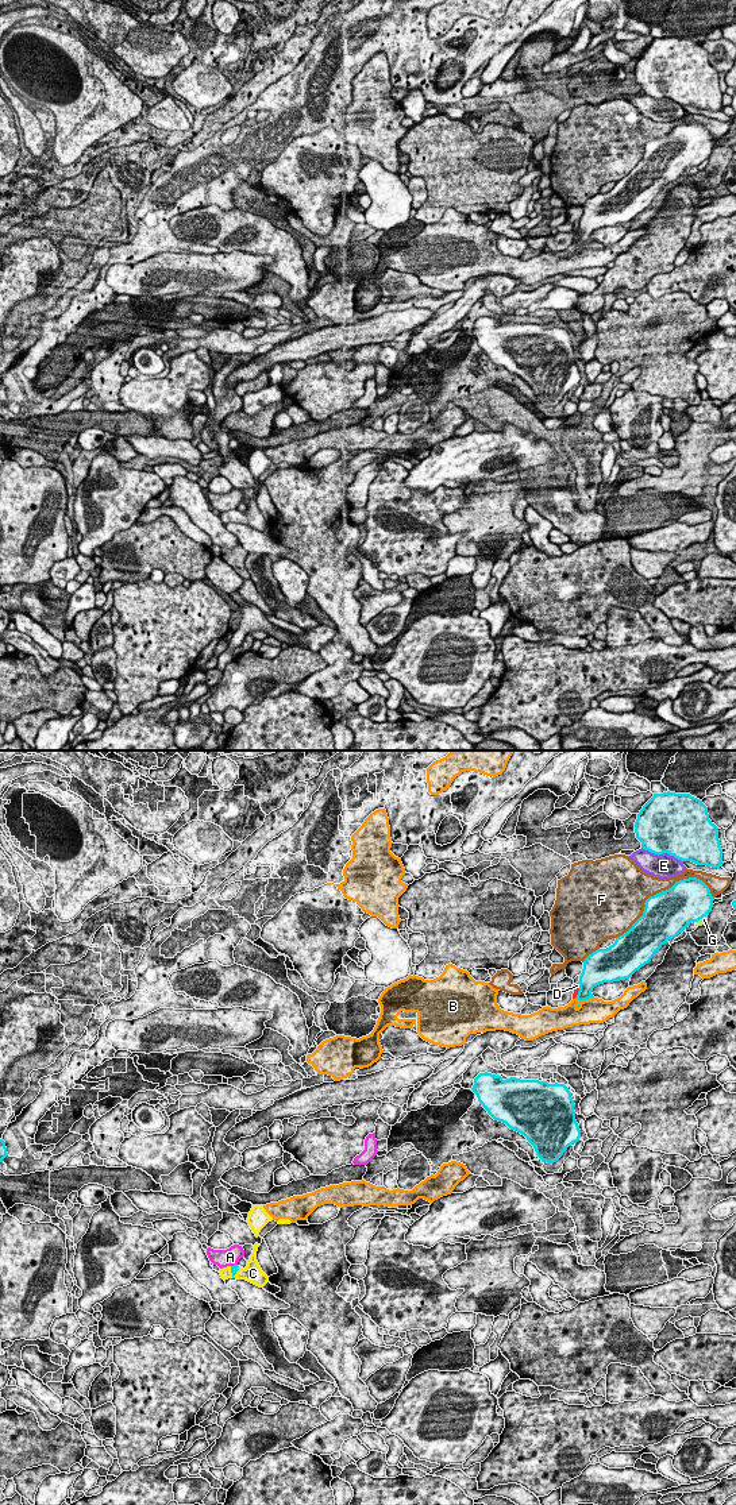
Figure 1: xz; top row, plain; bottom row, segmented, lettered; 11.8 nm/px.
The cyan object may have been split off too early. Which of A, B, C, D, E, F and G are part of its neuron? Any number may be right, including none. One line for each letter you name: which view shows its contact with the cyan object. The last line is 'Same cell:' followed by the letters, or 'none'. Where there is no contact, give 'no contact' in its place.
C: contact in xz
Same cell: C

